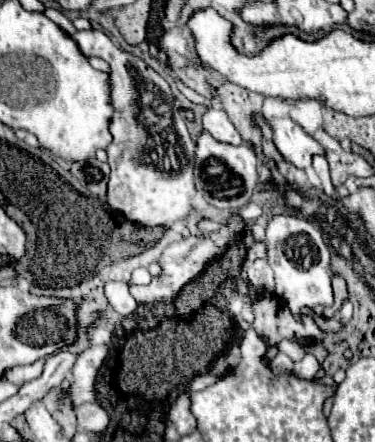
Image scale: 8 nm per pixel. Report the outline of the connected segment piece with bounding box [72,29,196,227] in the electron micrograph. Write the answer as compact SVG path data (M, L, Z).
M98 29L80 31L72 39L86 57L100 57L112 67L110 85L114 117L110 133L114 141L106 149L112 169L108 181L110 207L122 211L140 227L158 227L184 219L196 195L192 175L196 143L190 139L186 121L174 107L170 85L146 67L142 59L116 47L110 37Z

